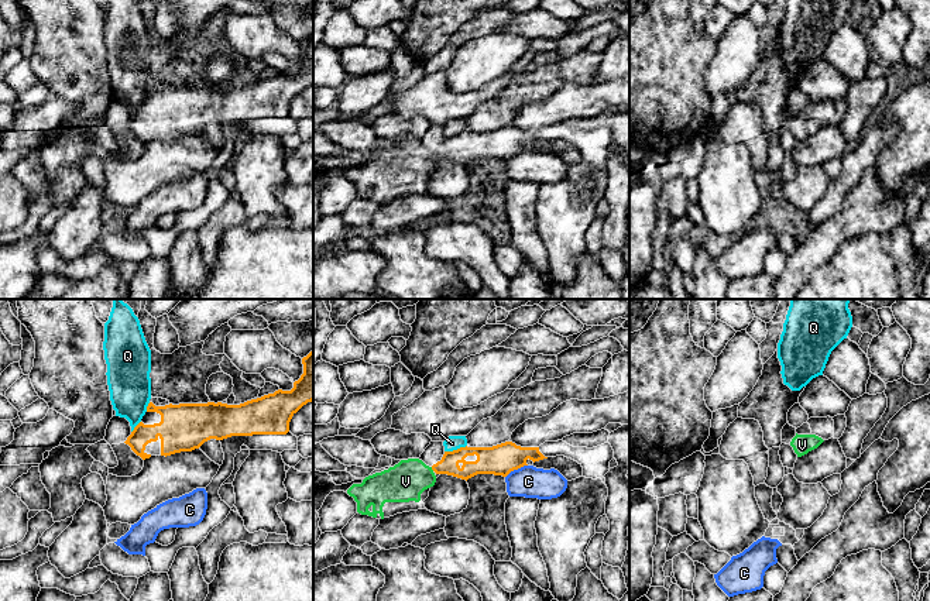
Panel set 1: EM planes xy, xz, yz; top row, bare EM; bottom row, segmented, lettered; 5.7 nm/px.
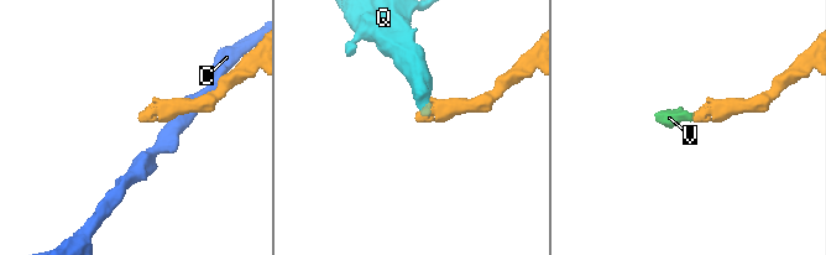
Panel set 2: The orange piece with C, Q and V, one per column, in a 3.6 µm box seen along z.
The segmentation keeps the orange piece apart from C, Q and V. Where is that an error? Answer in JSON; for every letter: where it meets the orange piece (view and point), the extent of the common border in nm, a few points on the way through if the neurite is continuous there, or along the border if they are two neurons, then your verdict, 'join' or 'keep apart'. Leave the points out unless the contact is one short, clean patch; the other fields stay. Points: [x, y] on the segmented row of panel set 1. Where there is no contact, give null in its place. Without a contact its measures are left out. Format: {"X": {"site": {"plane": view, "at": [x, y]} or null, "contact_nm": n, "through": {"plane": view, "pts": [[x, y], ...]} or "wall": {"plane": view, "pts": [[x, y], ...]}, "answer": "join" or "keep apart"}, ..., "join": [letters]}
{"C": {"site": {"plane": "xz", "at": [515, 469]}, "contact_nm": 150, "answer": "keep apart"}, "Q": {"site": {"plane": "xz", "at": [455, 450]}, "contact_nm": 130, "wall": {"plane": "xz", "pts": [[466, 445], [445, 452]]}, "answer": "keep apart"}, "V": {"site": {"plane": "xz", "at": [432, 469]}, "contact_nm": 30, "through": {"plane": "xz", "pts": [[449, 464], [432, 469], [422, 477], [405, 481]]}, "answer": "join"}, "join": ["V"]}

